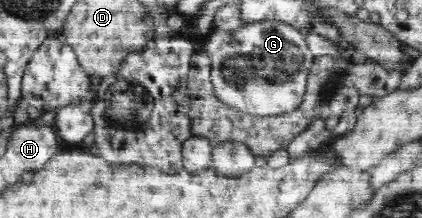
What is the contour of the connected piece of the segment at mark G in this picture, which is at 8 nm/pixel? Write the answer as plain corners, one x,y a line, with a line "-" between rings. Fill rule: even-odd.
278,19
249,21
247,26
227,31
214,28
207,36
209,42
201,44
201,50
209,55
212,63
211,84
219,100
230,107
253,116
275,116
294,111
306,94
307,80
311,67
315,64
315,56
307,48
303,36
297,32
297,26
287,24

